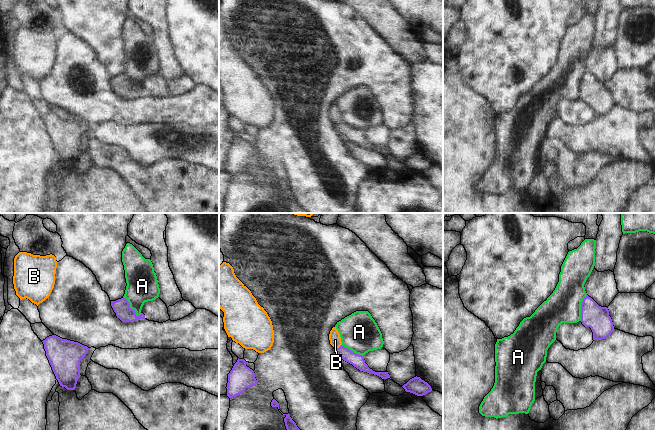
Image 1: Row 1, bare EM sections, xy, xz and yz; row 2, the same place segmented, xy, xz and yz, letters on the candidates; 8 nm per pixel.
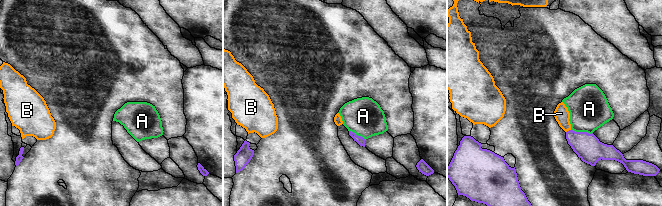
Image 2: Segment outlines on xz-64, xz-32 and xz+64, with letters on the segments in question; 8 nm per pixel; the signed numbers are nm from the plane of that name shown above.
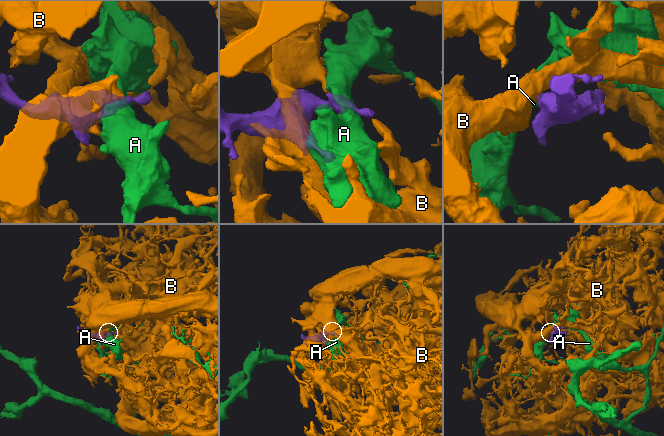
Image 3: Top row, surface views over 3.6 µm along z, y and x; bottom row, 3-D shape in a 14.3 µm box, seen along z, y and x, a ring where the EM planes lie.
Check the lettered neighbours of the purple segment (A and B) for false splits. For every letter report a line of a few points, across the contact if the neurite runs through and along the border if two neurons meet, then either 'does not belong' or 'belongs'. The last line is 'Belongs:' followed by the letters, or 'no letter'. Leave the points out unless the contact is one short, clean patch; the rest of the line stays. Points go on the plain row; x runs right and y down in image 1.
A: xy (123, 72), (138, 92) | does not belong
B: xz (356, 136), (348, 132), (339, 123), (335, 116) | belongs
Belongs: B

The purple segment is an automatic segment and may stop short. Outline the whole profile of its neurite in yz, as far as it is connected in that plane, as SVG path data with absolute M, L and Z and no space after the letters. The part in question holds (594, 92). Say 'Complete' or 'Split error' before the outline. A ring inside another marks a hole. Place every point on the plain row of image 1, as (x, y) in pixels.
Complete. M588 71L581 80L581 98L591 104L593 116L605 115L615 106L608 84L599 82Z

